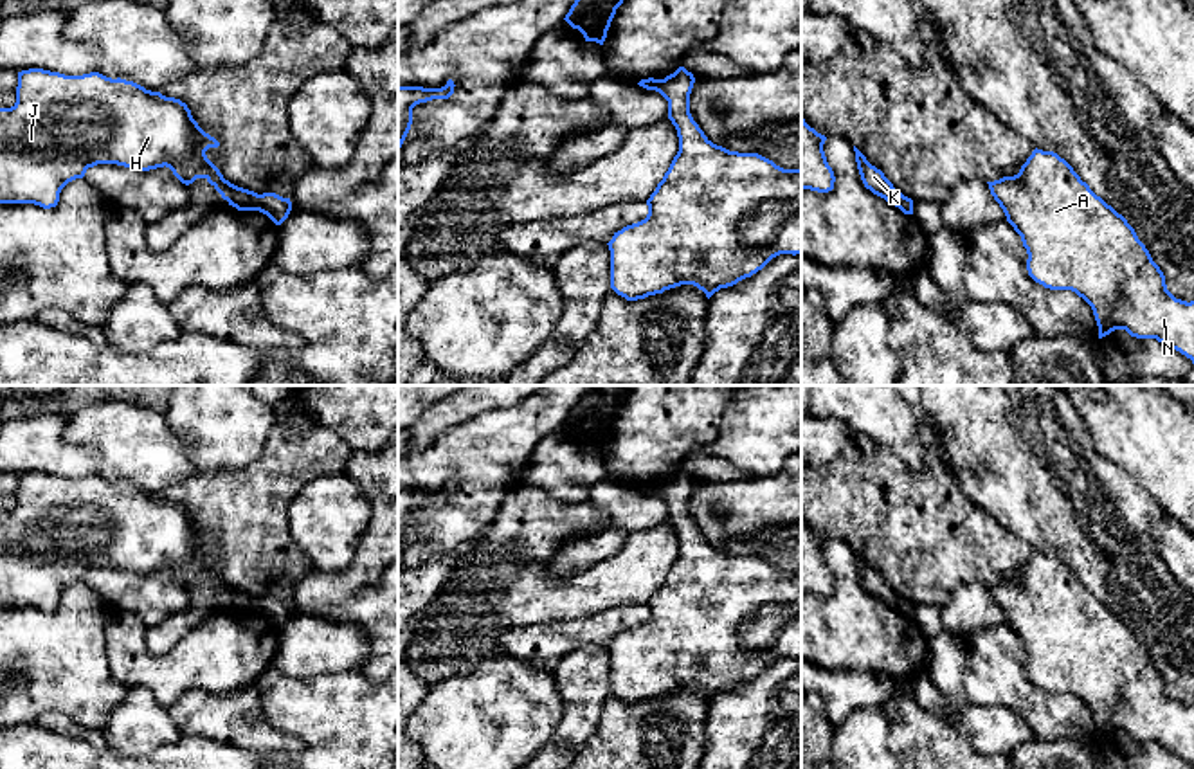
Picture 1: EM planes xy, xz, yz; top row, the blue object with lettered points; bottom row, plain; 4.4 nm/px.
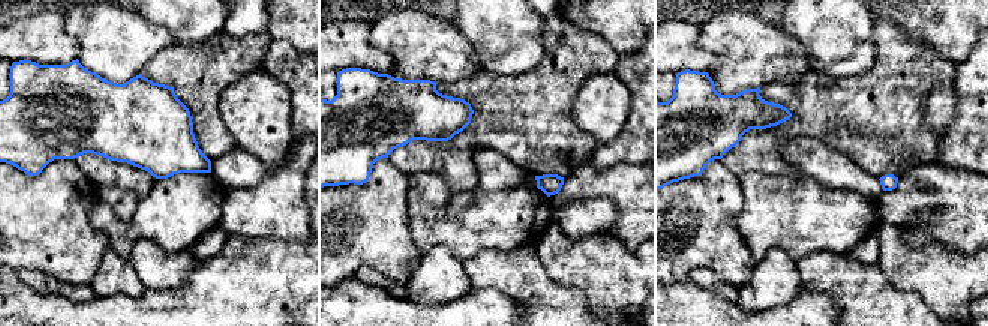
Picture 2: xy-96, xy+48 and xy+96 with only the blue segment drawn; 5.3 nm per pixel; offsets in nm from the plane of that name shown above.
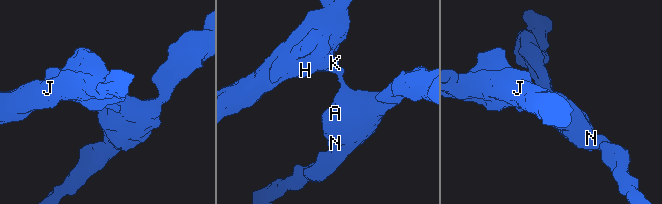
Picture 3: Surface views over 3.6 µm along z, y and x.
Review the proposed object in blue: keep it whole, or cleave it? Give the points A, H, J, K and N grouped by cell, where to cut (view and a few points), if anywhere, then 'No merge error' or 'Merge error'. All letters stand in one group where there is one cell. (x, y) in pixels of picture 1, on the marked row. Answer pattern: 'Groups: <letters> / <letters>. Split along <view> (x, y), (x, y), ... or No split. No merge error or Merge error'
Groups: A N / H J K. Split along xy (260, 195), (260, 204), (254, 209). Merge error

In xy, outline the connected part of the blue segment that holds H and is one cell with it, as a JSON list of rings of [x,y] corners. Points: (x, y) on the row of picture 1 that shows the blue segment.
[[[43,68],[22,70],[18,72],[16,103],[11,108],[0,108],[0,204],[56,207],[61,189],[68,182],[83,178],[88,167],[117,164],[140,171],[166,166],[185,185],[196,178],[205,178],[229,205],[238,211],[256,211],[259,195],[225,180],[207,158],[205,151],[218,146],[220,142],[198,126],[191,110],[180,99],[166,97],[133,81],[112,79],[99,72],[65,76]]]

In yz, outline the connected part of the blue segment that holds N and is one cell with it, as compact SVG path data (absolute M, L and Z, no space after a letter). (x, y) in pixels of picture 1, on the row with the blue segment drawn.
M1034 149L1019 173L987 182L1027 249L1028 276L1050 290L1072 290L1093 310L1099 339L1126 330L1156 339L1194 364L1194 301L1176 299L1127 220L1097 196L1054 151Z

